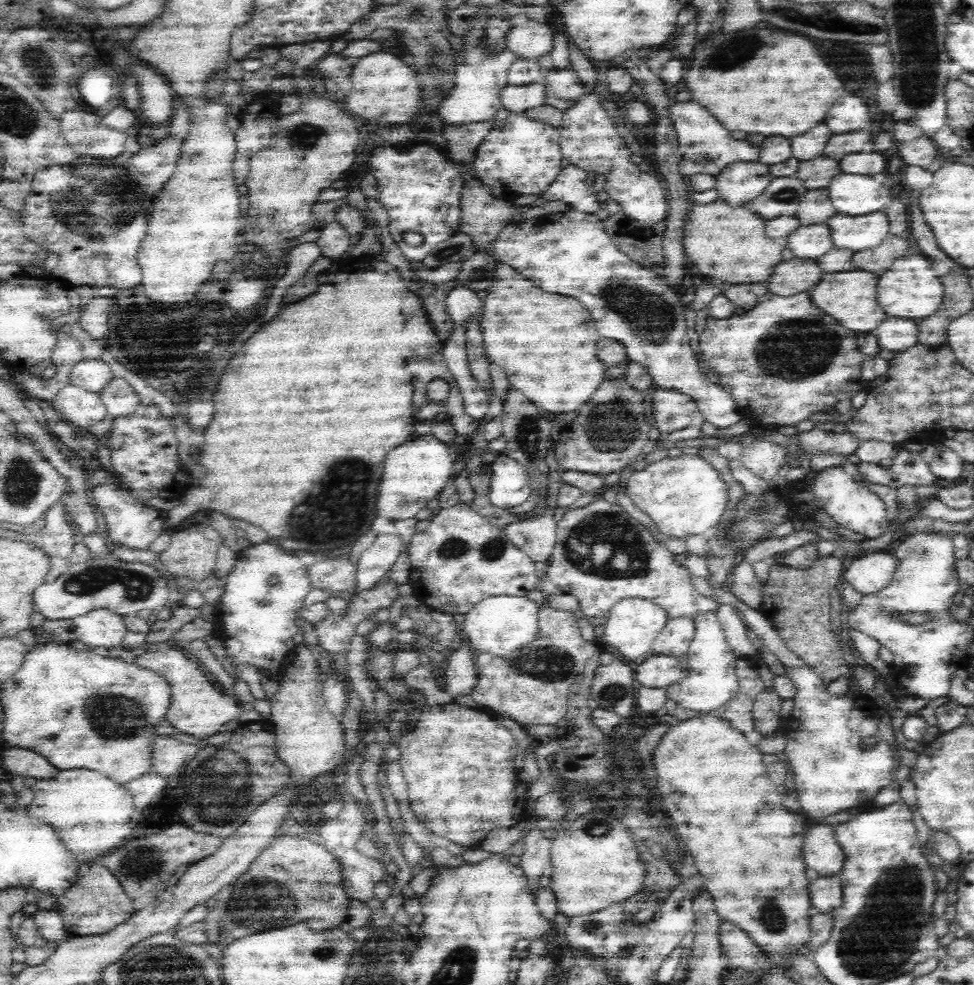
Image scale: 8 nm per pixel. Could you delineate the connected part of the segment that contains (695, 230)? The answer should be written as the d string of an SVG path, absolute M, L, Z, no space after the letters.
M720 197L712 204L694 206L684 226L684 250L686 258L694 264L696 272L720 282L748 284L766 282L774 268L782 262L782 250L786 240L772 240L764 234L764 220L760 220L748 208L734 208Z

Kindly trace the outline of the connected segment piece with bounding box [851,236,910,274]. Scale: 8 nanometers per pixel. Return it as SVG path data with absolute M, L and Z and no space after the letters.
M887 236L878 248L856 252L852 258L852 266L860 270L868 270L874 274L884 274L894 260L902 258L908 252L908 240L900 236Z

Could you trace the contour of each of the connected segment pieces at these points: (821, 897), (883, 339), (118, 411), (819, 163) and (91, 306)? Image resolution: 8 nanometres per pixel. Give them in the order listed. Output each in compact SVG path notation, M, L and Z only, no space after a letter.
M811 876L808 888L814 912L832 914L836 908L842 906L842 883L840 876L817 877Z
M886 318L882 326L876 328L881 348L900 352L918 343L918 322L904 318Z
M113 377L102 390L100 395L107 413L114 418L134 415L142 404L132 386L123 378Z
M814 158L810 162L802 162L800 168L798 168L798 180L814 190L814 188L826 188L834 176L838 176L842 170L840 170L840 164L832 158Z
M94 297L88 301L82 316L80 318L80 325L84 331L96 340L103 340L108 332L108 322L110 320L110 312L113 311L114 298L112 297Z

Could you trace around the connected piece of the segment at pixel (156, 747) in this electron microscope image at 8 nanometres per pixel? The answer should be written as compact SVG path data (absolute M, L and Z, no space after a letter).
M154 736L152 744L152 772L166 778L181 774L186 762L190 762L205 747L182 743L174 736Z

